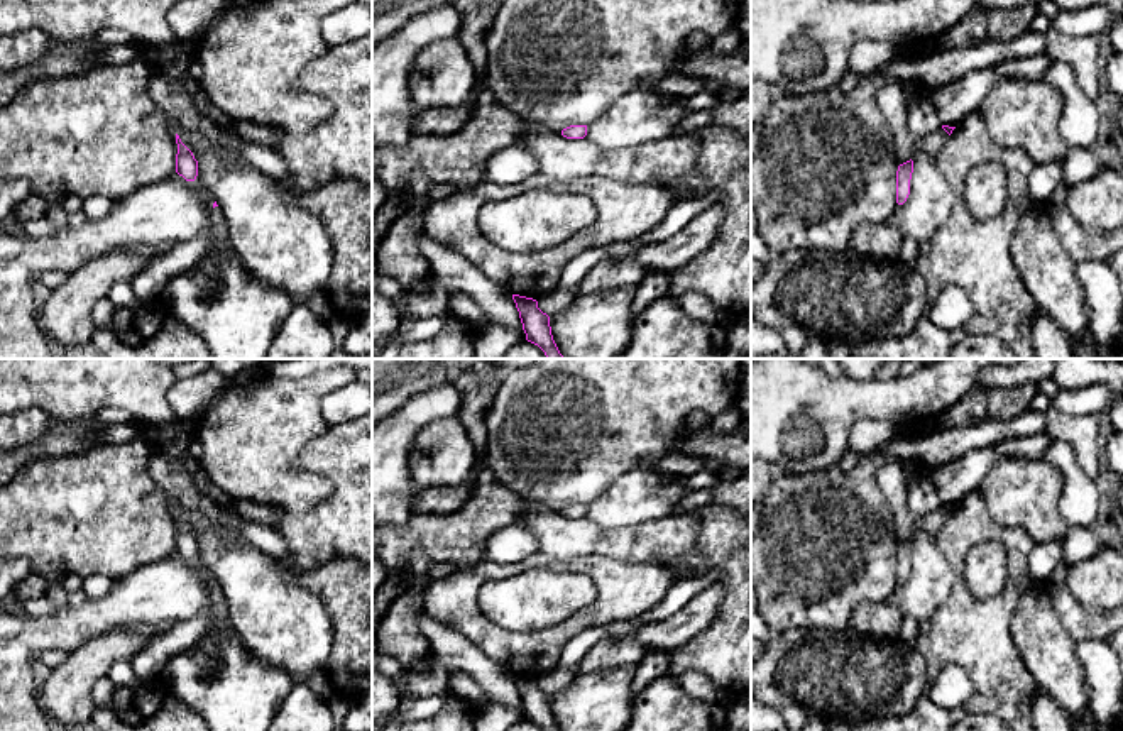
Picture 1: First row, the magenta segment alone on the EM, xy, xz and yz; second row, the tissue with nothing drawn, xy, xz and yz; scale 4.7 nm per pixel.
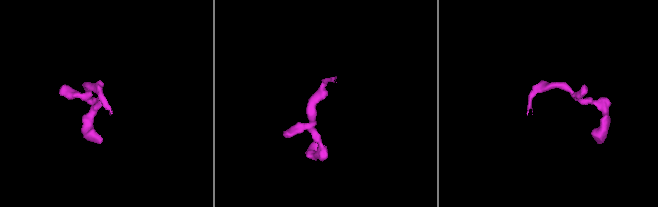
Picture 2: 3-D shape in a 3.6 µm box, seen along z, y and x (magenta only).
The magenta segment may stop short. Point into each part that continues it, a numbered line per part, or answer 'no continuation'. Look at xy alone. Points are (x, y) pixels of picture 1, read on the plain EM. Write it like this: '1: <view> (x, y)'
1: xy (220, 610)

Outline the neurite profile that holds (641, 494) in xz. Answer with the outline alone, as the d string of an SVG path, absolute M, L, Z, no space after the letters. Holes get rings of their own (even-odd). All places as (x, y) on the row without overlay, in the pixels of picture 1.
M633 469L587 506L587 518L604 530L638 526L675 514L690 492L688 477L656 469Z

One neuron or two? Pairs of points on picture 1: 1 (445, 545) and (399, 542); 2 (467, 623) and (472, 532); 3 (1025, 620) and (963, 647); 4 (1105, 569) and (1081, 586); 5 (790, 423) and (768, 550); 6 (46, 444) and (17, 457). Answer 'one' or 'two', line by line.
1: one
2: two
3: two
4: one
5: two
6: one

